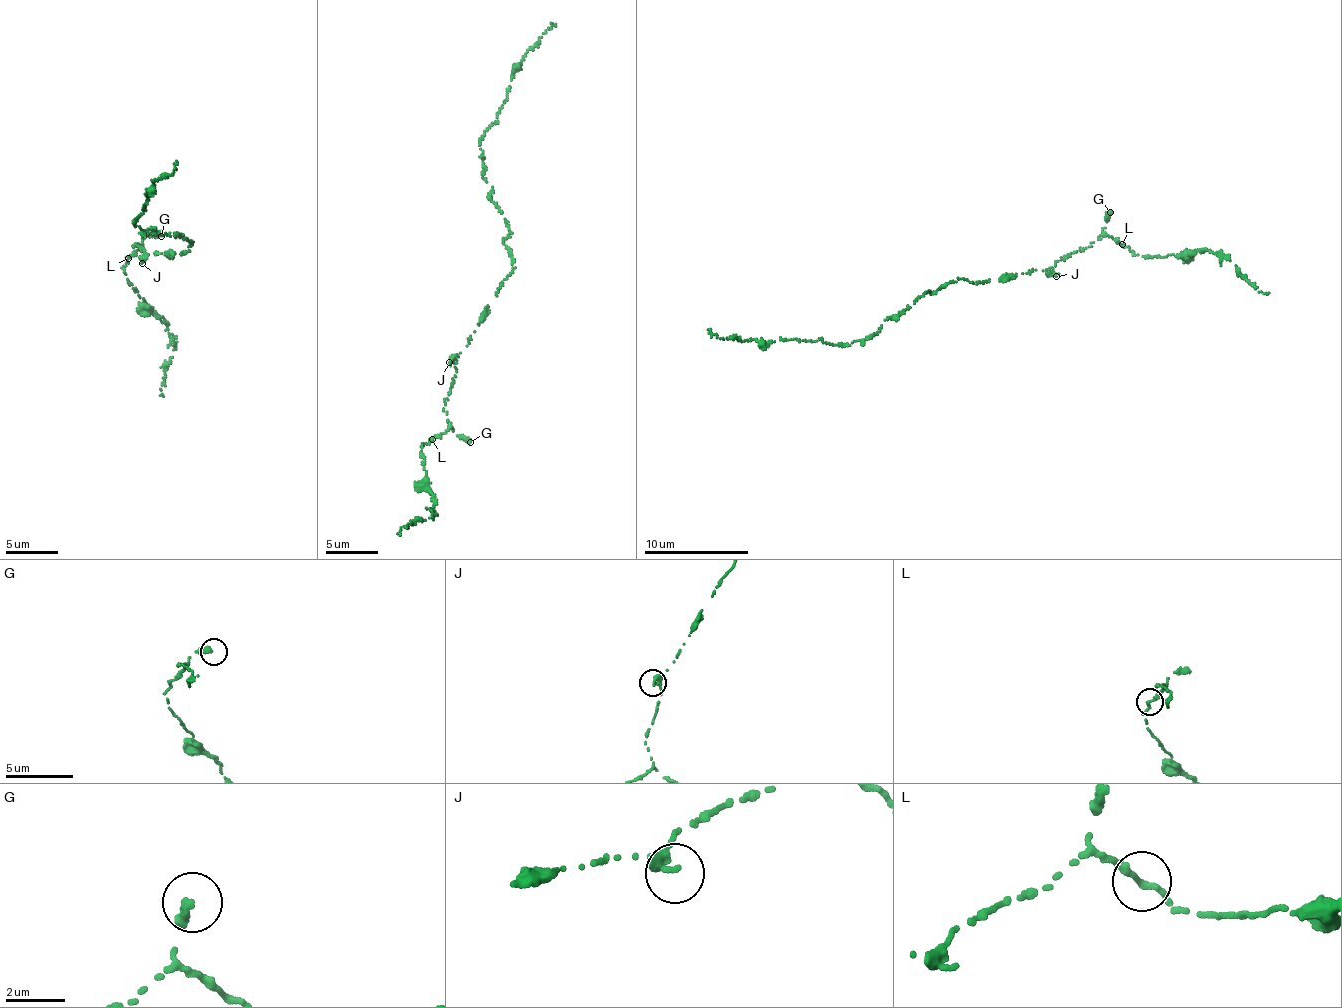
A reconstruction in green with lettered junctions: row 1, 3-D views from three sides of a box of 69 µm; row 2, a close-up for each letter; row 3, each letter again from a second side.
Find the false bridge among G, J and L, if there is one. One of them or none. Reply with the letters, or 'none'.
none

